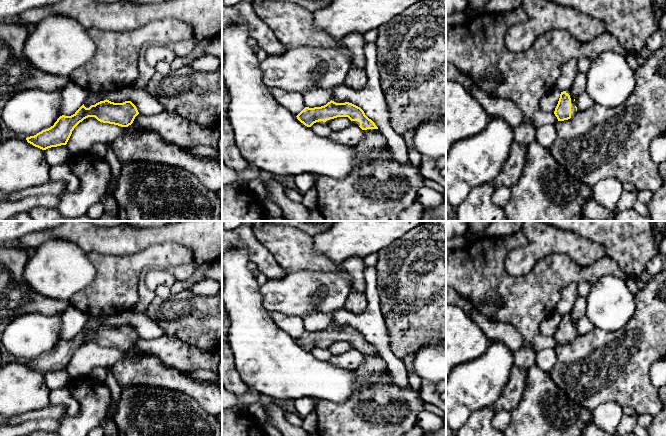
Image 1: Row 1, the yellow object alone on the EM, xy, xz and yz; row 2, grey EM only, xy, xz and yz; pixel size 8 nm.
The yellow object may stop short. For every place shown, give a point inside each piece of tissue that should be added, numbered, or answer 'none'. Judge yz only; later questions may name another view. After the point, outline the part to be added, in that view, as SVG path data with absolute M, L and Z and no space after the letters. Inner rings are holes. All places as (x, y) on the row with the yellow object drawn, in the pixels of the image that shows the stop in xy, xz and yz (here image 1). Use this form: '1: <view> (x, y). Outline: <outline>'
1: yz (573, 110). Outline: M570 90L566 91L566 93L569 94L571 98L571 117L573 117L574 114L577 112L575 108L576 102L574 101L574 98L571 96Z

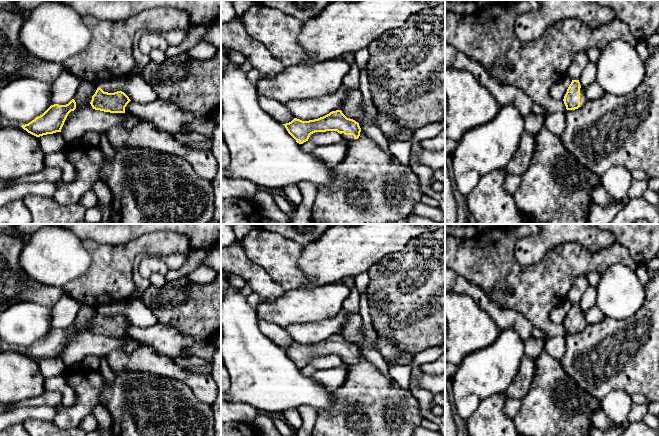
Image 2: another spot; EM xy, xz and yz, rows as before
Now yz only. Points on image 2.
1: yz (583, 99). Outline: M582 87L580 88L580 106L583 106L585 102L587 101L586 95L585 95L585 89Z

